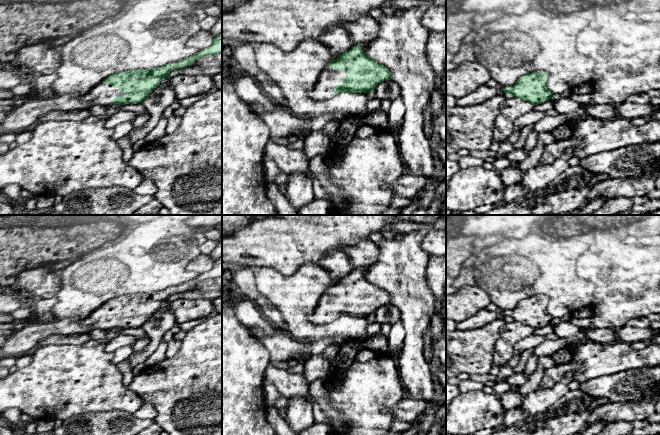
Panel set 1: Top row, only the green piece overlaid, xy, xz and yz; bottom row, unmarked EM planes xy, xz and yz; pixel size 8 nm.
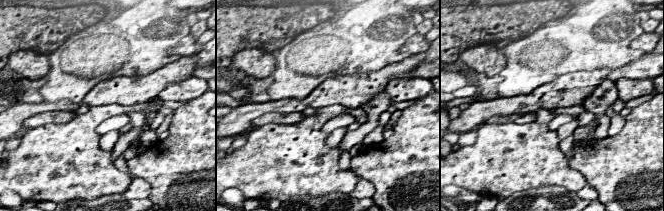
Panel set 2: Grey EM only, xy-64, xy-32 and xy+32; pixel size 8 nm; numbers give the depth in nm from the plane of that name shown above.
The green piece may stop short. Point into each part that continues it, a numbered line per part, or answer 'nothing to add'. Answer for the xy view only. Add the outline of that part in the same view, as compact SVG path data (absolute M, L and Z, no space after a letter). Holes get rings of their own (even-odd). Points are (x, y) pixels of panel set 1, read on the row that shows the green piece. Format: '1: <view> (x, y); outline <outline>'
1: xy (25, 116); outline M100 82L85 94L70 94L50 98L29 97L21 105L7 111L7 116L0 124L1 133L20 133L32 129L41 116L52 111L73 111L89 109L94 105L107 107L116 96L124 96L118 88Z

